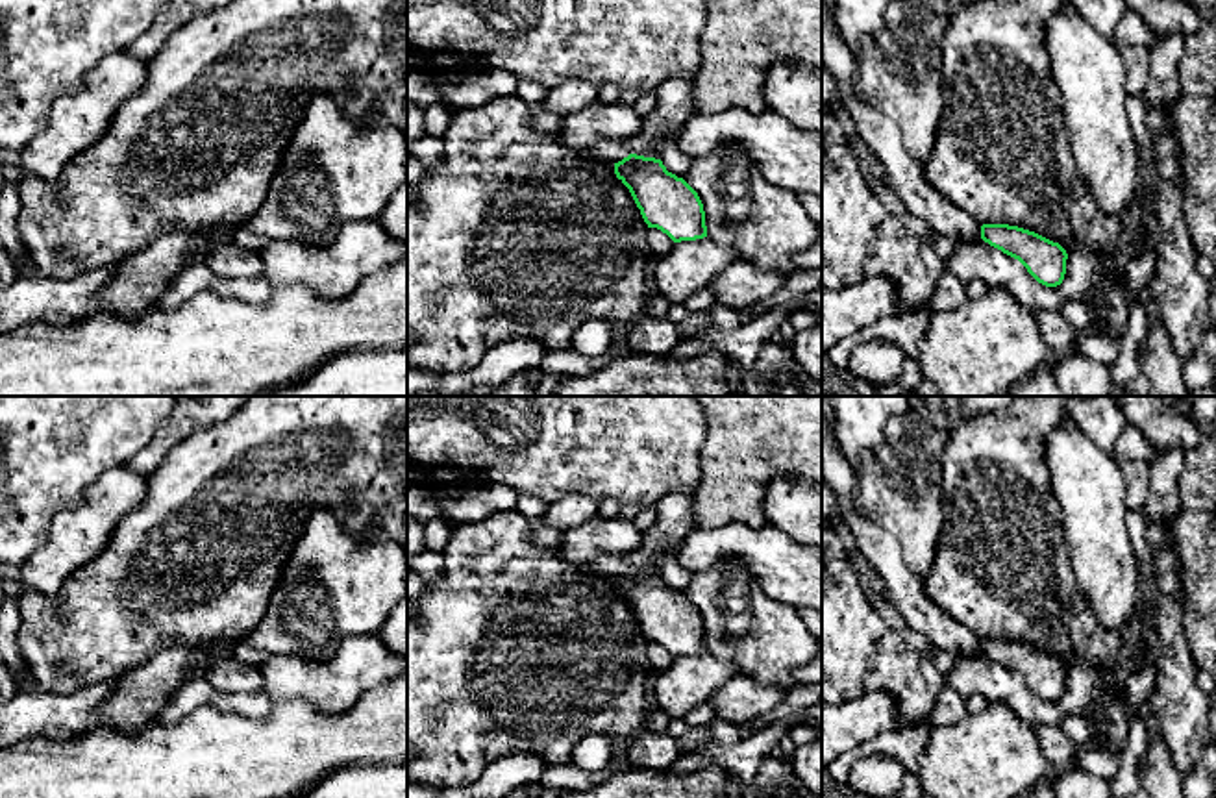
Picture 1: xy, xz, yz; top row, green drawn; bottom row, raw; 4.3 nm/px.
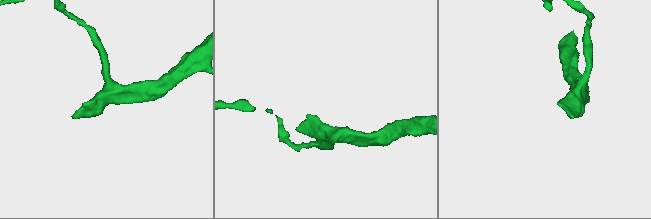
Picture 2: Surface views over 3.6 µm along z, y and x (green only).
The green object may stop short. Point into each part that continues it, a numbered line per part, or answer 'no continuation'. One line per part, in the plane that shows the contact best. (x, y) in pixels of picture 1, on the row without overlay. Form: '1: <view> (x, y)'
1: xz (613, 565)

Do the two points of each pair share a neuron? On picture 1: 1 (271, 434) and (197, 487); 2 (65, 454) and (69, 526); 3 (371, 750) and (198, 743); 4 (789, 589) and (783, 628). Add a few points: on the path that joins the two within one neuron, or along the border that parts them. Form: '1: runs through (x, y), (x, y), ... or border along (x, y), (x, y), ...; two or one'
1: runs through (252, 452), (241, 463), (215, 471); one
2: border along (99, 476), (74, 506), (52, 517), (43, 543); two
3: runs through (328, 745), (241, 745); one
4: border along (754, 578), (767, 595), (791, 604), (798, 611); two

